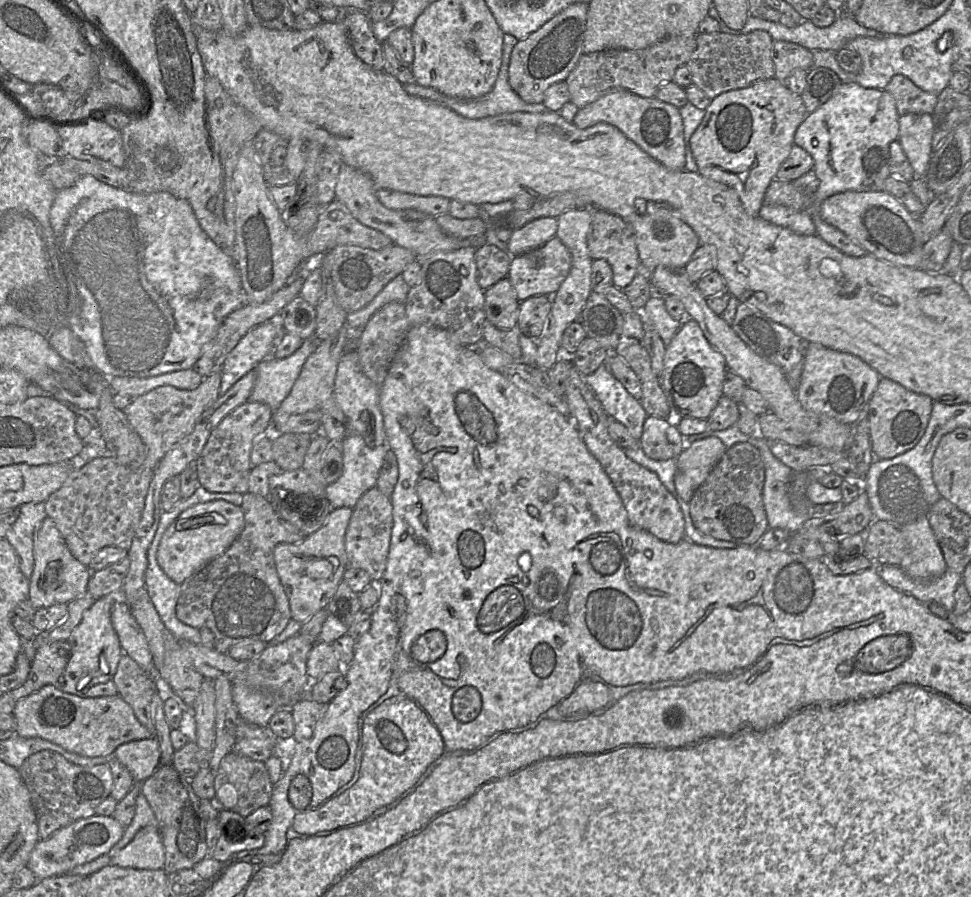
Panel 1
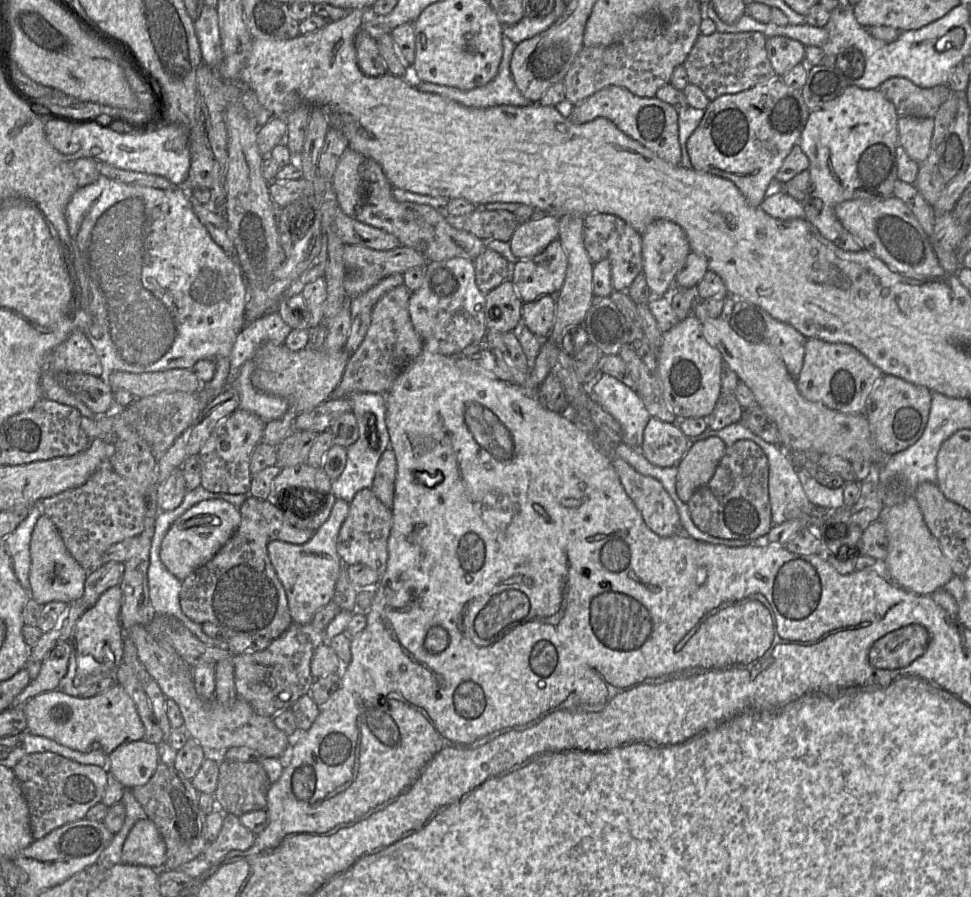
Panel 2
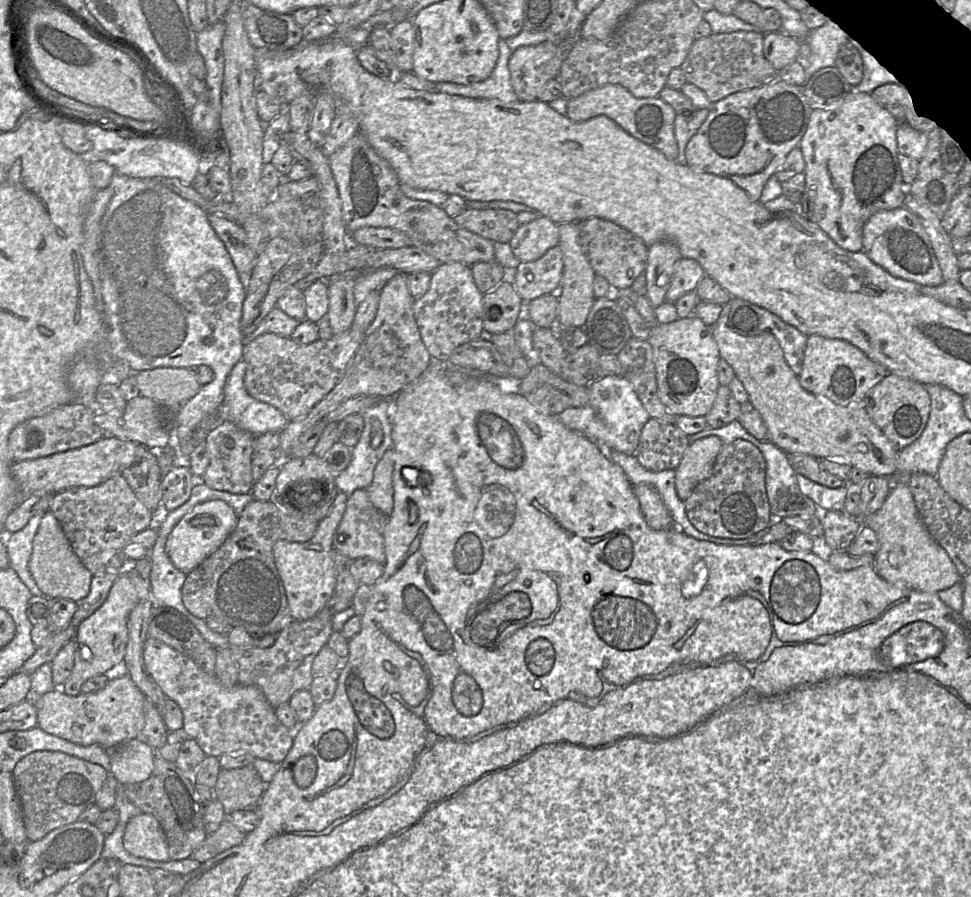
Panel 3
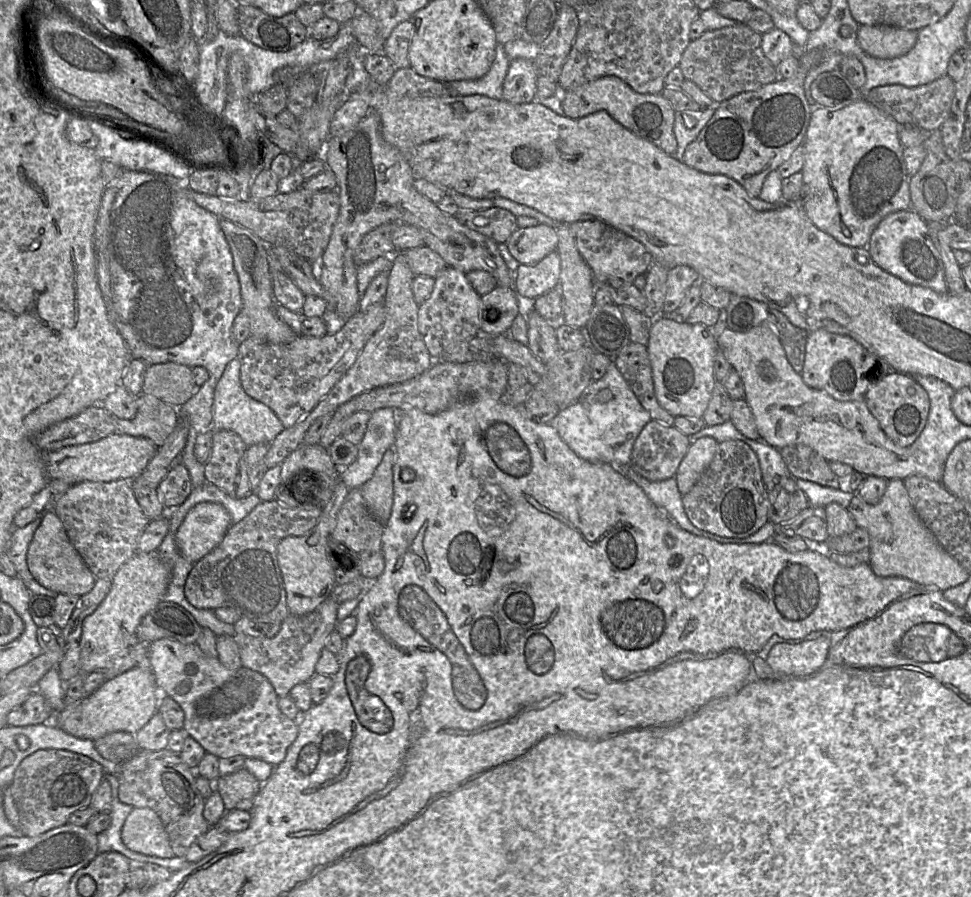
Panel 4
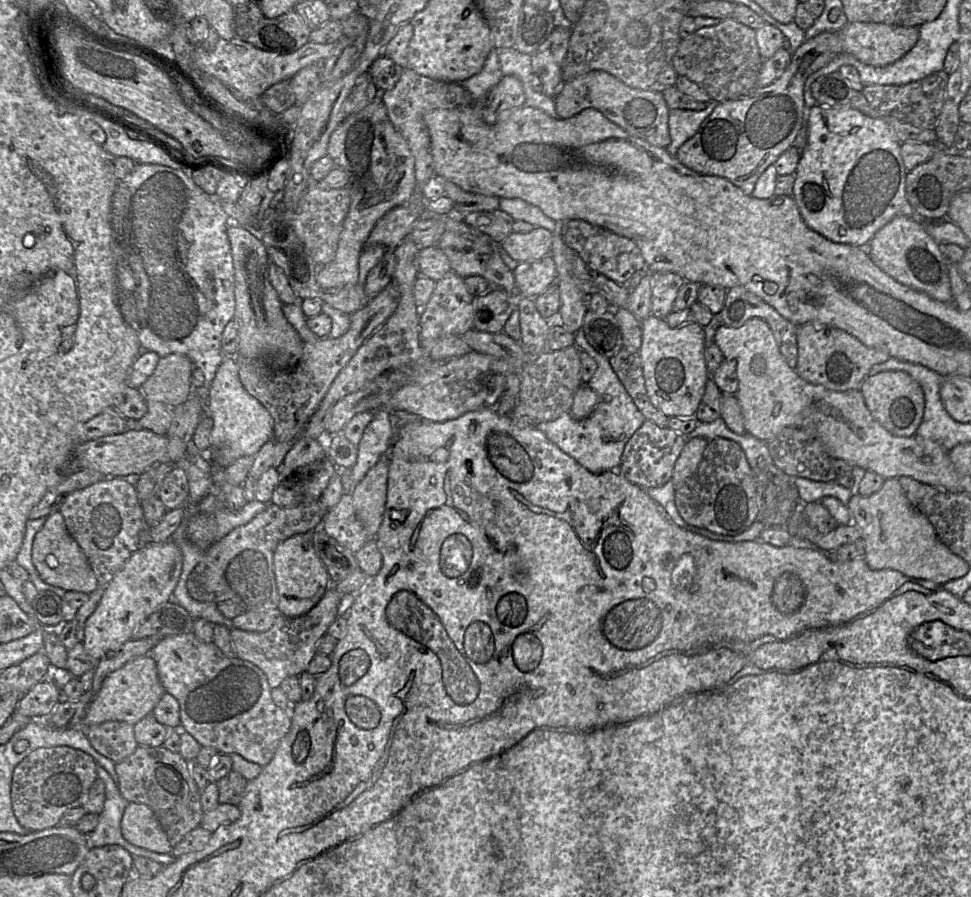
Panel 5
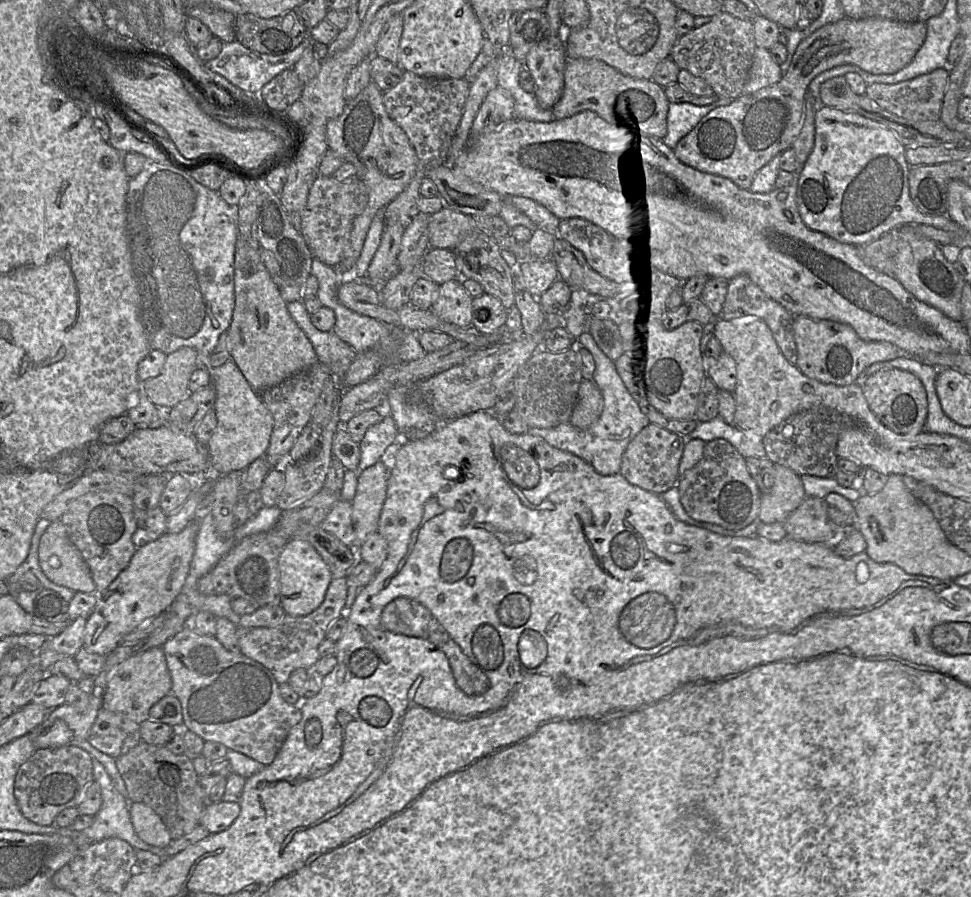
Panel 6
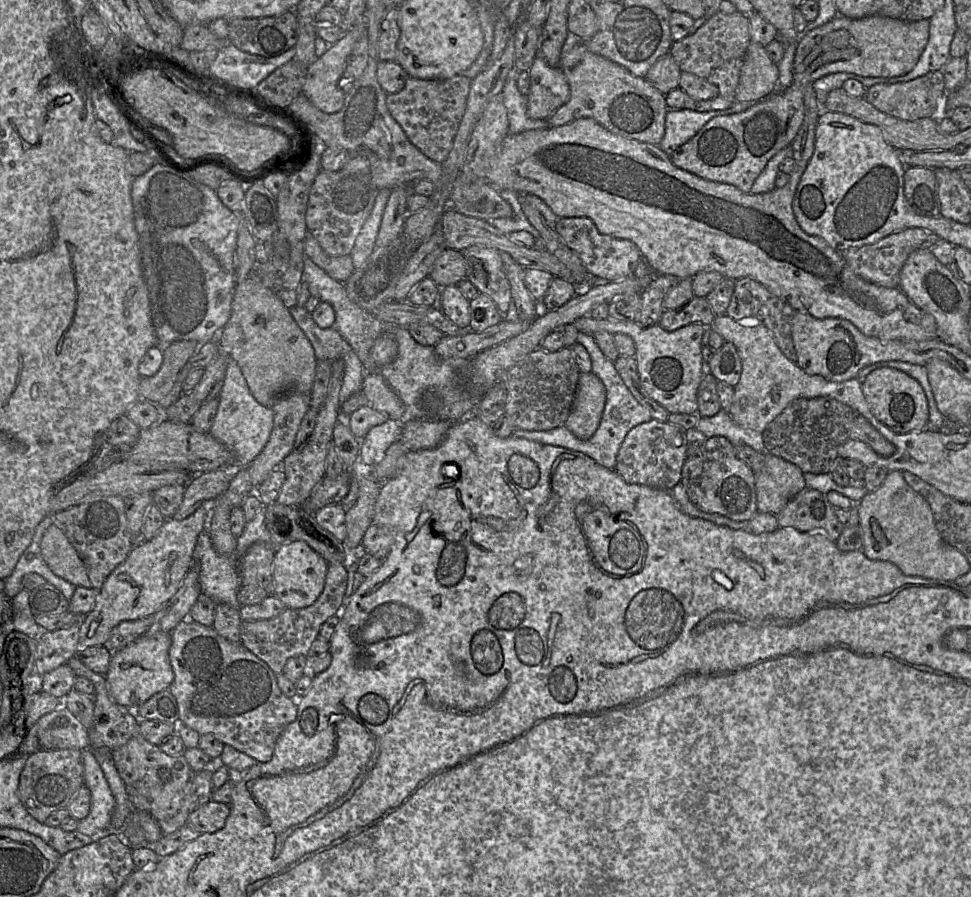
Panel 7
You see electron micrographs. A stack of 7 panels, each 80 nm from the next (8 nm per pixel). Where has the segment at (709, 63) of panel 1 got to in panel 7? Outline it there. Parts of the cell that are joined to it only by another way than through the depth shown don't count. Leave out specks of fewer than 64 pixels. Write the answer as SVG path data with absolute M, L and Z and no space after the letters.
M719 10L694 33L673 41L669 53L681 71L706 79L717 87L719 96L734 101L740 70L750 42L748 15L738 11L726 14Z

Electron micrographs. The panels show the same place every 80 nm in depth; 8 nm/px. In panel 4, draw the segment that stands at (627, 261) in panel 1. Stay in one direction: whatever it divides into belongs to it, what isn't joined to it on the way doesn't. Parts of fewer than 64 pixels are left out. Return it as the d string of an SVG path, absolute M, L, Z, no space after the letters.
M577 221L569 227L576 247L591 268L595 280L606 281L609 278L617 278L633 283L638 275L646 274L653 263L651 254L642 243L604 222Z

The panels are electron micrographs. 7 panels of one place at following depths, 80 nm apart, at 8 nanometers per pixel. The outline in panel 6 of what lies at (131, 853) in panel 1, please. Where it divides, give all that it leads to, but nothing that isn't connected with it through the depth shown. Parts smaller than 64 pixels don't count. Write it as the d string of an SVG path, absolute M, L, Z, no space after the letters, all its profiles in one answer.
M132 802L129 812L133 828L143 842L165 848L172 841L166 826L152 808Z

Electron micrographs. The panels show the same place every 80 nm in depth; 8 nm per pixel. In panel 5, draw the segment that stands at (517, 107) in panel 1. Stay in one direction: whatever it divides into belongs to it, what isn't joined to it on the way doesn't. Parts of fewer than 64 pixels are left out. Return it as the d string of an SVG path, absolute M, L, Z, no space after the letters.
M495 48L489 53L482 70L461 82L469 92L472 101L481 101L500 82L503 75L501 72L498 53Z

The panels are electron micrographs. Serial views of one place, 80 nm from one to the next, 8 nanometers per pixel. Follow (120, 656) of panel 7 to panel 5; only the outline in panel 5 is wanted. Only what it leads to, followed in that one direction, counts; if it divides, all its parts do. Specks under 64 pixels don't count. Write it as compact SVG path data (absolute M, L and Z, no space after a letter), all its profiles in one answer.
M148 654L126 663L120 669L112 672L103 682L96 697L88 707L83 719L83 728L107 722L124 721L135 725L152 711L166 693L160 682L157 664Z

